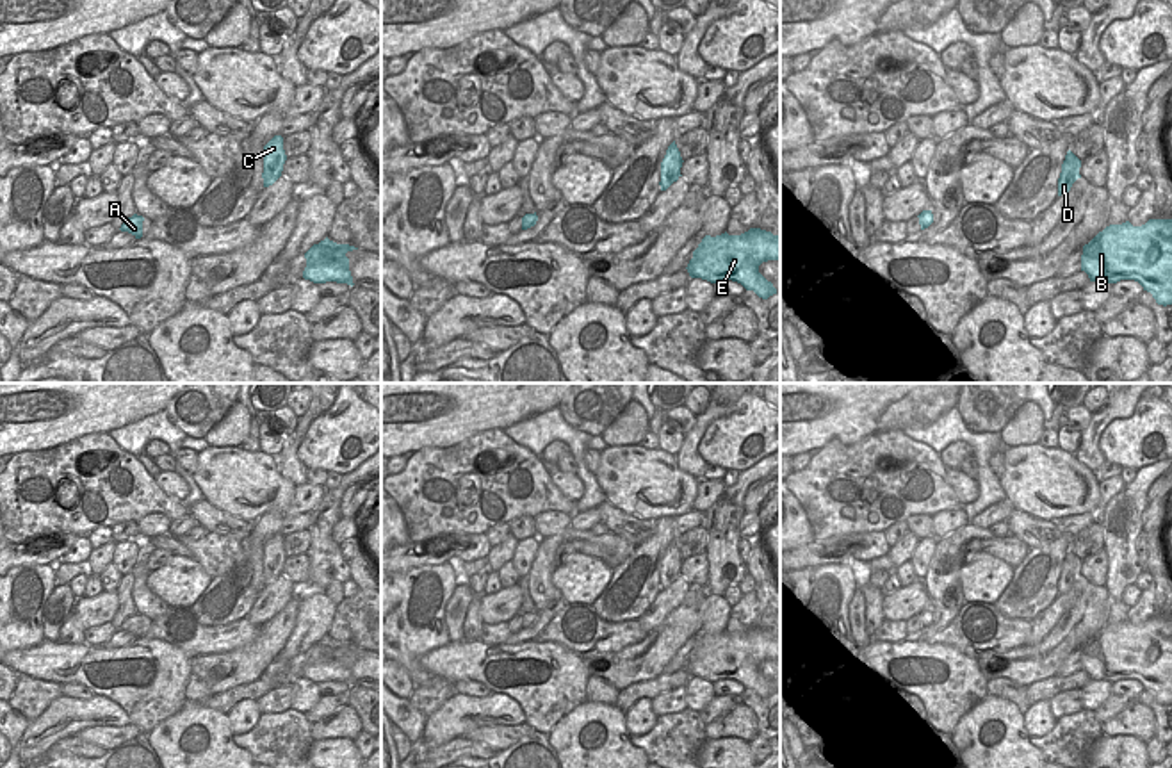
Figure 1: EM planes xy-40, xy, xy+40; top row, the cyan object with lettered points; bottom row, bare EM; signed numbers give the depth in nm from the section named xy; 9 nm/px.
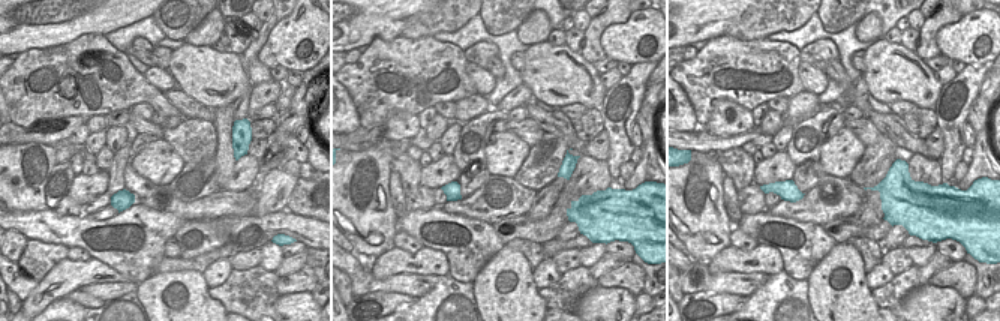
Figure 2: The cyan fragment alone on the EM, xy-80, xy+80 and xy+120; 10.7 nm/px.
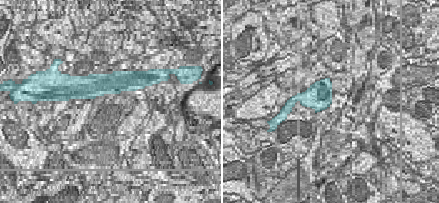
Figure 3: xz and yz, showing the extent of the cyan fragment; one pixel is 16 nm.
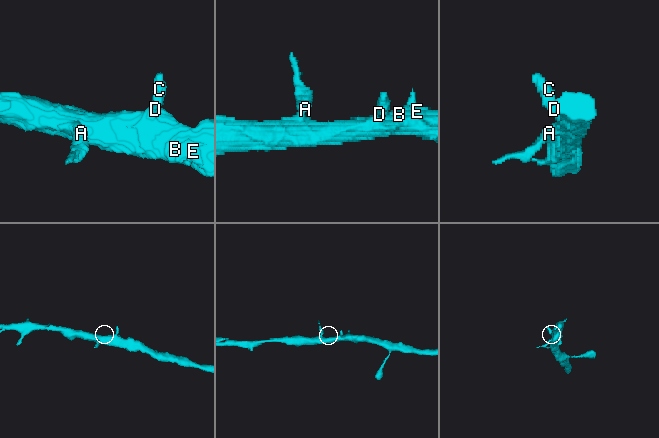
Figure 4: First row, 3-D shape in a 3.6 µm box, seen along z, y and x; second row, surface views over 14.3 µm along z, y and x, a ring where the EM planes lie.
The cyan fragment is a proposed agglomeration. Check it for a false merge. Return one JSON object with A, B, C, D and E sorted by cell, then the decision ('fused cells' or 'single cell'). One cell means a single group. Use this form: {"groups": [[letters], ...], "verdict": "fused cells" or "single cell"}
{"groups": [["A", "B", "C", "D", "E"]], "verdict": "single cell"}

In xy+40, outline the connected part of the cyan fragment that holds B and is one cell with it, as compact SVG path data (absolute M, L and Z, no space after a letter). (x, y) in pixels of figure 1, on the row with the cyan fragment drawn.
M1149 219L1142 226L1133 226L1129 221L1106 226L1083 246L1081 271L1090 282L1135 280L1158 305L1172 305L1172 219Z

